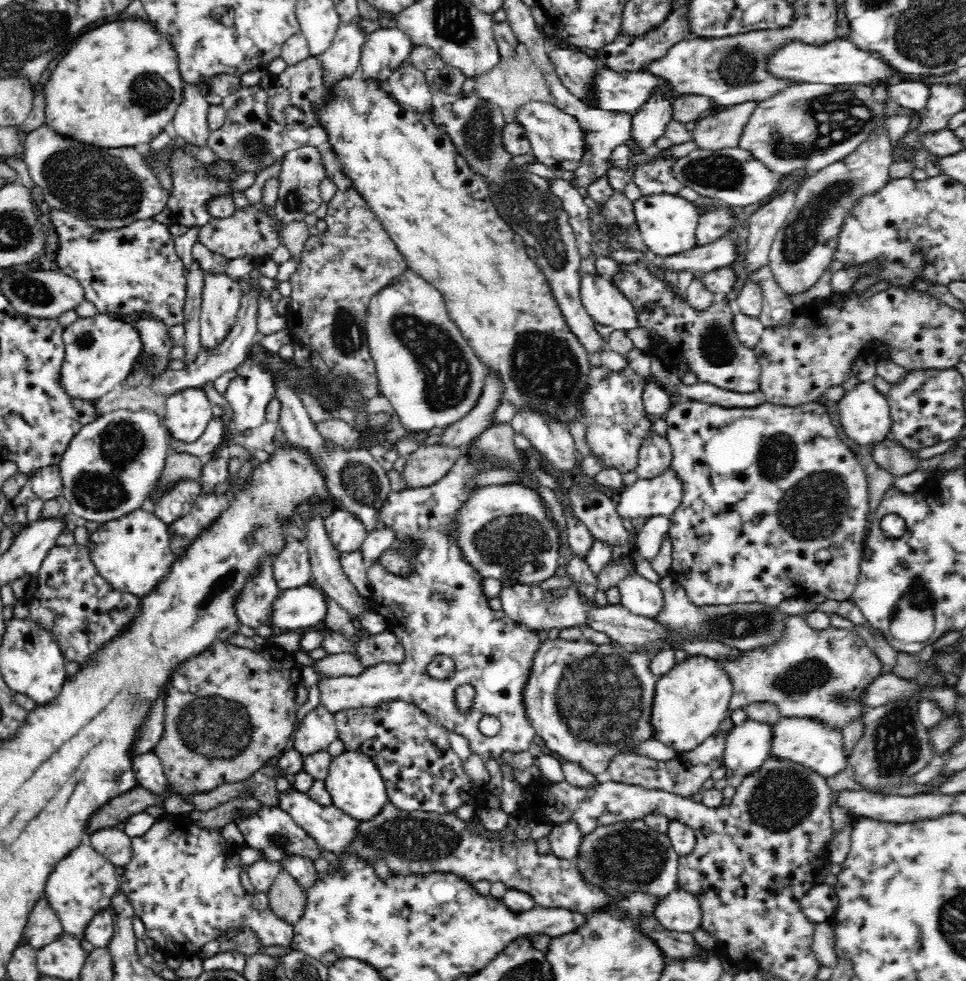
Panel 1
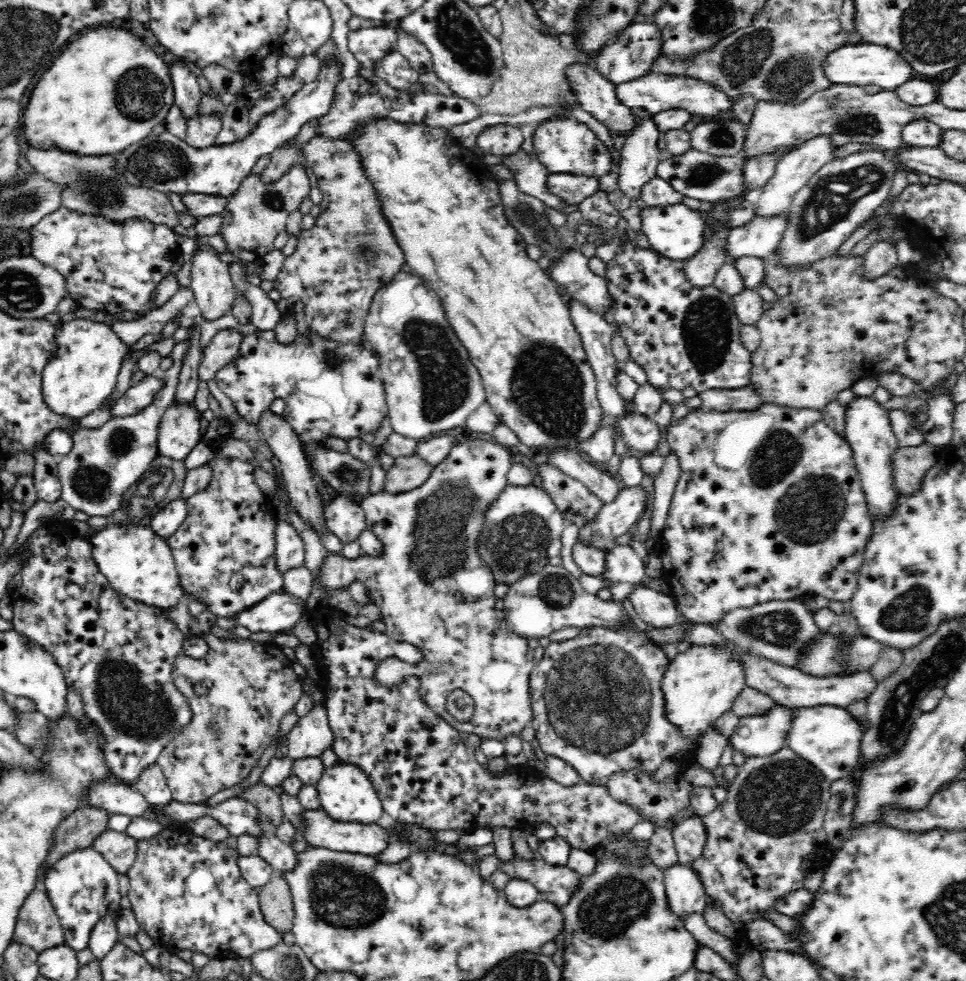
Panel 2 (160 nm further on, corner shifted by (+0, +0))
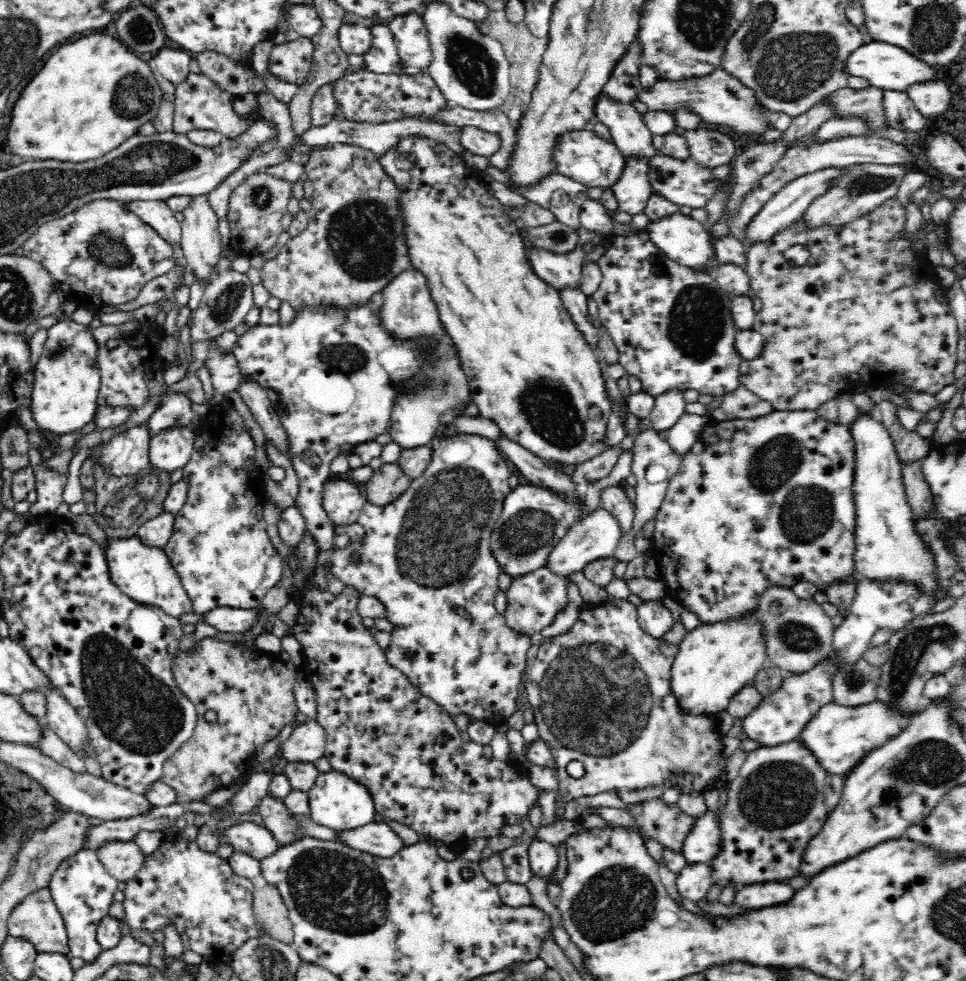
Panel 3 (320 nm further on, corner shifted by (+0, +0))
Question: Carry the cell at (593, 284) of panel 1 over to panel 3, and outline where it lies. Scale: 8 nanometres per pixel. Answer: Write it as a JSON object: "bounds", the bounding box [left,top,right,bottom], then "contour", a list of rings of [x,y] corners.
{"bounds":[528,245,586,291],"contour":[[[576,245],[570,252],[554,254],[542,248],[528,248],[535,273],[549,285],[559,290],[582,291],[582,268],[586,252]]]}

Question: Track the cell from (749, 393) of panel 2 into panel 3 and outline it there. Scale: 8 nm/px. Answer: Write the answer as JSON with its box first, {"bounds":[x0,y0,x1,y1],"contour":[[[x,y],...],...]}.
{"bounds":[710,385,774,422],"contour":[[[740,385],[736,390],[720,396],[718,408],[710,413],[710,419],[720,422],[733,418],[756,418],[772,410],[774,409],[767,401],[757,398],[756,394]]]}

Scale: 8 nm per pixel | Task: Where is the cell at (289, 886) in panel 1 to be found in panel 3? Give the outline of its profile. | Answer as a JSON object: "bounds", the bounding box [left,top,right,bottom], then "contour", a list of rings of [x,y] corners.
{"bounds":[253,883,293,943],"contour":[[[268,883],[254,890],[253,910],[257,922],[273,939],[292,943],[293,924],[278,886]]]}

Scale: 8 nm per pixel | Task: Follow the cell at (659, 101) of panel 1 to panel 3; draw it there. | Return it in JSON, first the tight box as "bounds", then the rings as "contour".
{"bounds":[610,155,653,214],"contour":[[[632,155],[625,160],[624,169],[610,189],[620,203],[617,212],[640,214],[646,208],[648,197],[653,192],[650,174],[651,158]]]}

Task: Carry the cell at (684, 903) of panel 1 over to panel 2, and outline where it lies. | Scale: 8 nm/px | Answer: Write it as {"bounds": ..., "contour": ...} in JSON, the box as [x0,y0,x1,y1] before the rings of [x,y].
{"bounds":[663,865,707,921],"contour":[[[676,865],[663,869],[668,912],[682,921],[692,914],[704,914],[707,898],[698,875],[690,866]]]}

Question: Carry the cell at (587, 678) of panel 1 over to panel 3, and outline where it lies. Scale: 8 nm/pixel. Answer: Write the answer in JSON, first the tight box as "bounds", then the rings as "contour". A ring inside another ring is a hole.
{"bounds":[525,598,724,802],"contour":[[[610,598],[599,605],[592,605],[580,611],[580,618],[574,624],[574,628],[563,636],[552,636],[543,639],[539,646],[537,656],[530,668],[525,671],[525,687],[528,692],[527,700],[534,712],[534,720],[539,730],[539,739],[552,751],[558,767],[558,790],[557,794],[566,802],[579,796],[596,796],[602,792],[610,790],[642,790],[648,786],[665,785],[668,788],[677,788],[679,793],[689,793],[690,791],[704,791],[714,788],[719,776],[724,773],[724,745],[722,739],[715,730],[715,720],[708,717],[686,717],[681,713],[677,705],[676,697],[670,688],[670,671],[677,651],[676,646],[668,644],[661,639],[653,638],[640,627],[637,619],[637,607],[627,599]],[[570,762],[582,762],[585,773],[580,778],[573,778],[566,771],[566,766]]]}

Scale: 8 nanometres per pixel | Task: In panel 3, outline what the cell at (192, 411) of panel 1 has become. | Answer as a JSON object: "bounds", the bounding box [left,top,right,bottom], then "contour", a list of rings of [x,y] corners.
{"bounds":[150,425,197,472],"contour":[[[190,425],[160,430],[150,442],[150,463],[170,472],[182,469],[190,460],[196,442],[197,434]]]}

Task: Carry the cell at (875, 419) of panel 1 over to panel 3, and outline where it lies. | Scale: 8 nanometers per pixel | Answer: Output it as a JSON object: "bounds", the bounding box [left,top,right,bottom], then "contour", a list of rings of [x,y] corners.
{"bounds":[848,413,937,591],"contour":[[[868,413],[858,414],[856,420],[848,428],[855,449],[855,480],[854,486],[852,486],[857,511],[855,580],[860,580],[862,577],[871,579],[896,577],[912,581],[925,591],[936,590],[937,581],[935,570],[933,570],[933,558],[931,553],[921,544],[921,540],[915,531],[914,516],[908,505],[901,481],[903,464],[900,462],[900,457],[898,457],[894,438],[880,420],[874,420],[872,415]]]}

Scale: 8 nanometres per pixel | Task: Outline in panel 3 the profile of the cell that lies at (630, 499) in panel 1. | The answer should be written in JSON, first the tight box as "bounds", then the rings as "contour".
{"bounds":[544,506,624,577],"contour":[[[600,506],[592,513],[576,521],[566,533],[566,536],[556,544],[544,566],[550,571],[563,577],[580,572],[584,566],[599,558],[609,558],[624,536],[624,529],[620,527],[620,519]]]}

